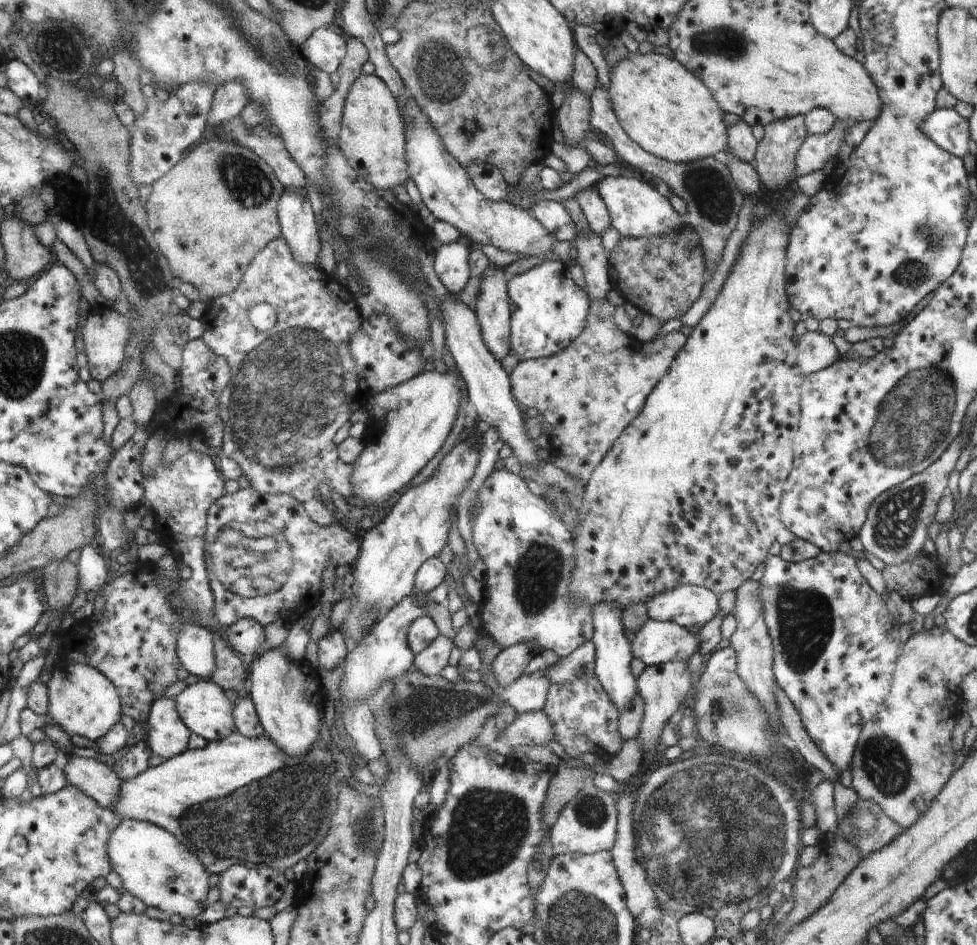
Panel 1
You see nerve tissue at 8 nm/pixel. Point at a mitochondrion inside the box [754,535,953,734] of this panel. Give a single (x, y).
(805, 619)

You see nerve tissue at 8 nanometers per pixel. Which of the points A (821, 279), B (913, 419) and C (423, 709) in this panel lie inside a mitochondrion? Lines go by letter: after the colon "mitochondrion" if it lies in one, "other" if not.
A: other
B: mitochondrion
C: mitochondrion

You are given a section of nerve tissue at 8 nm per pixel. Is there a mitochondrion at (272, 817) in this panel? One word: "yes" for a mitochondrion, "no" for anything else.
yes

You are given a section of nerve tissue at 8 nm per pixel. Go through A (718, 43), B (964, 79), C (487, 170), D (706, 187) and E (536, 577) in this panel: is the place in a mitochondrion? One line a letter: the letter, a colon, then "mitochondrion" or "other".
A: mitochondrion
B: mitochondrion
C: other
D: mitochondrion
E: mitochondrion

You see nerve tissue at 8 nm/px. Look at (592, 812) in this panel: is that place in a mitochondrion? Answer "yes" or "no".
yes

